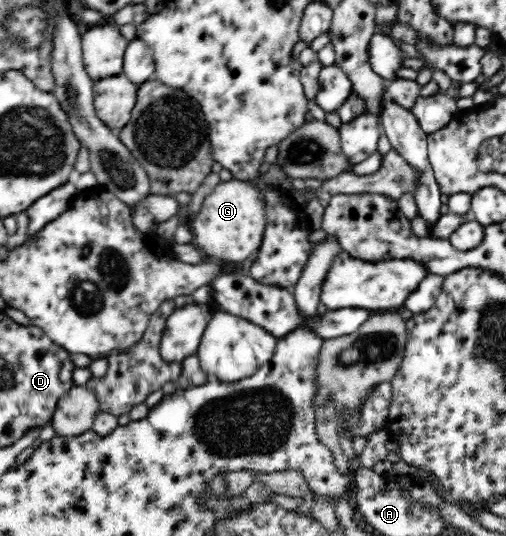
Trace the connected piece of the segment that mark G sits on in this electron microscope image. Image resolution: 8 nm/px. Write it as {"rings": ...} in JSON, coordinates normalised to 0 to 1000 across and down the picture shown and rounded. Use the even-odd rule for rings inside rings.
{"rings":[[[458,332],[435,338],[405,368],[395,394],[375,412],[381,455],[405,479],[472,491],[506,474],[528,422],[522,382],[510,366],[502,347]]]}

